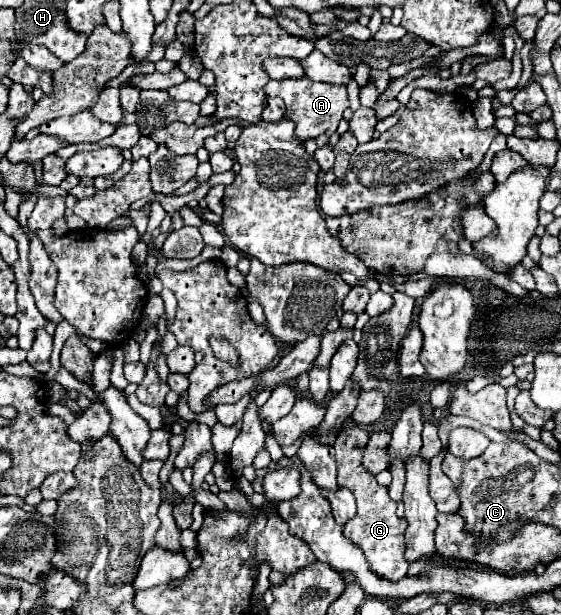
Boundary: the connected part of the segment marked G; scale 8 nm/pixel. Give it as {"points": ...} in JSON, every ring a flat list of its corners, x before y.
{"points":[[346,427,338,433,334,441,336,449,336,465,338,465,338,485,346,487,354,493,356,503,358,503,358,513,354,519,346,521,344,533,360,545,360,549,366,555,366,561,374,573,398,581,408,573,410,561,404,557,404,531,406,531,406,521,396,515,396,501,388,497,388,487,378,485,376,477,362,465,362,453,366,449,368,441,368,431,362,427]]}

